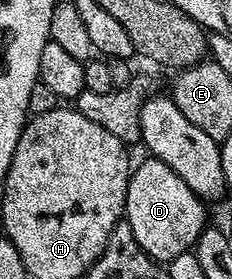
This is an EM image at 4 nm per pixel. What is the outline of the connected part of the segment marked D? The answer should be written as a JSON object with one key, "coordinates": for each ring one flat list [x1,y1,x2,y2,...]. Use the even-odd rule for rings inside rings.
{"coordinates":[[146,156,144,160,138,165,136,162,135,168,129,174,123,220,131,227,131,231,135,235,135,243,139,243,139,247,143,247,143,251,152,261,167,263,171,259,175,259,175,255,190,252,196,245,199,235,207,224,207,218,205,218,207,205,195,195,195,191,191,191,191,187,187,187,187,183,183,183,183,179,179,179,179,175,175,175,175,171,171,171,171,167,167,167,167,163,150,156]]}

